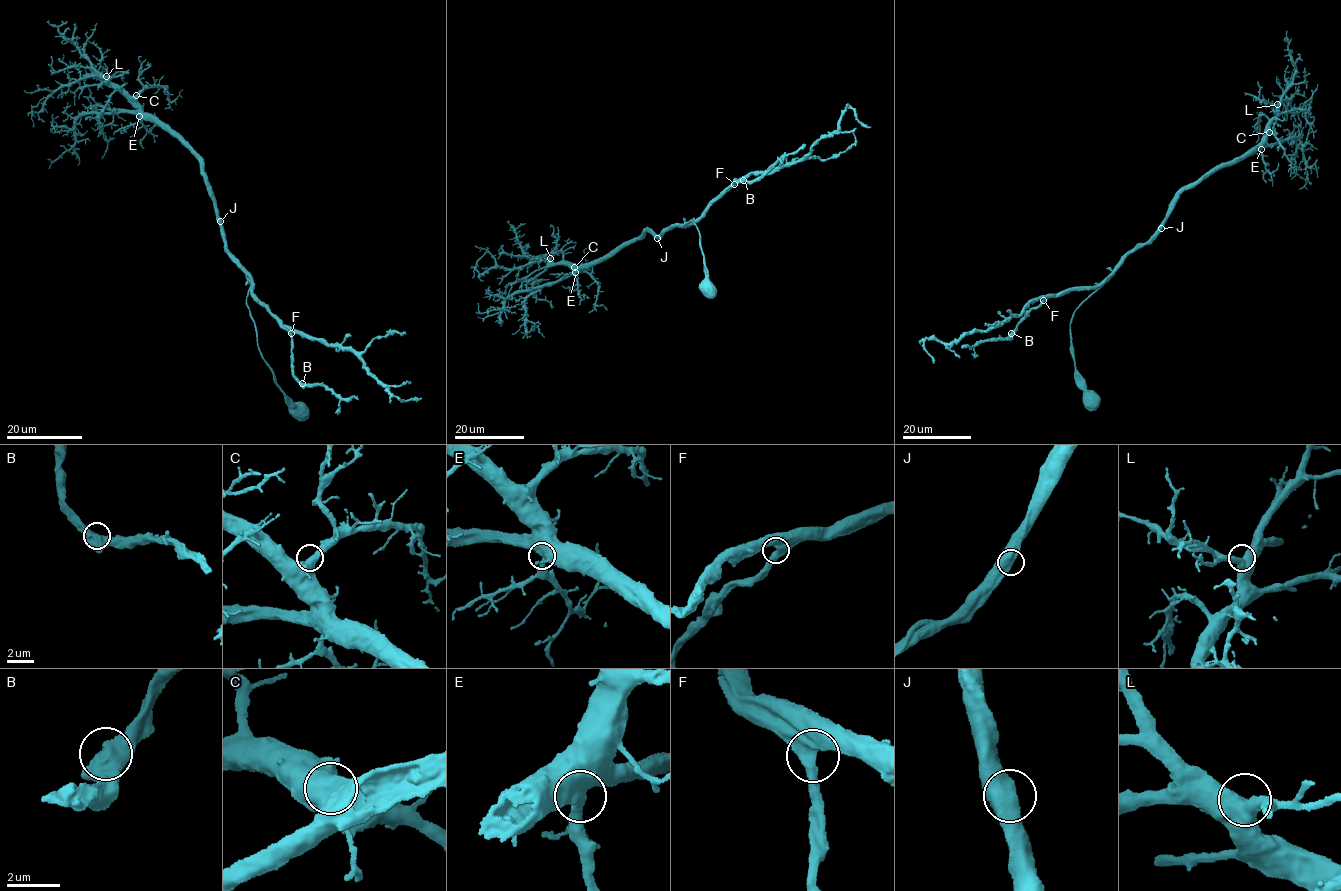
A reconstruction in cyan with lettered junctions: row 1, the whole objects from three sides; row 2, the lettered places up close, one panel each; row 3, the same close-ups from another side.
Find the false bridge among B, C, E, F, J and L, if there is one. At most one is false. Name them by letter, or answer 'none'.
none

